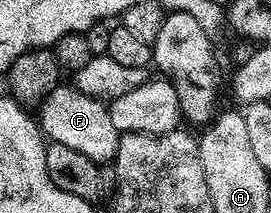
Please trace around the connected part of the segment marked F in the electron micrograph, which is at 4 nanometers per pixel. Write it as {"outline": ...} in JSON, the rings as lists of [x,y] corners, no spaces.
{"outline":[[[57,85],[39,104],[38,122],[41,132],[53,143],[70,145],[70,149],[86,153],[90,161],[101,165],[111,164],[116,158],[121,132],[116,131],[114,121],[110,121],[108,103],[82,93],[75,85],[64,86]]]}

